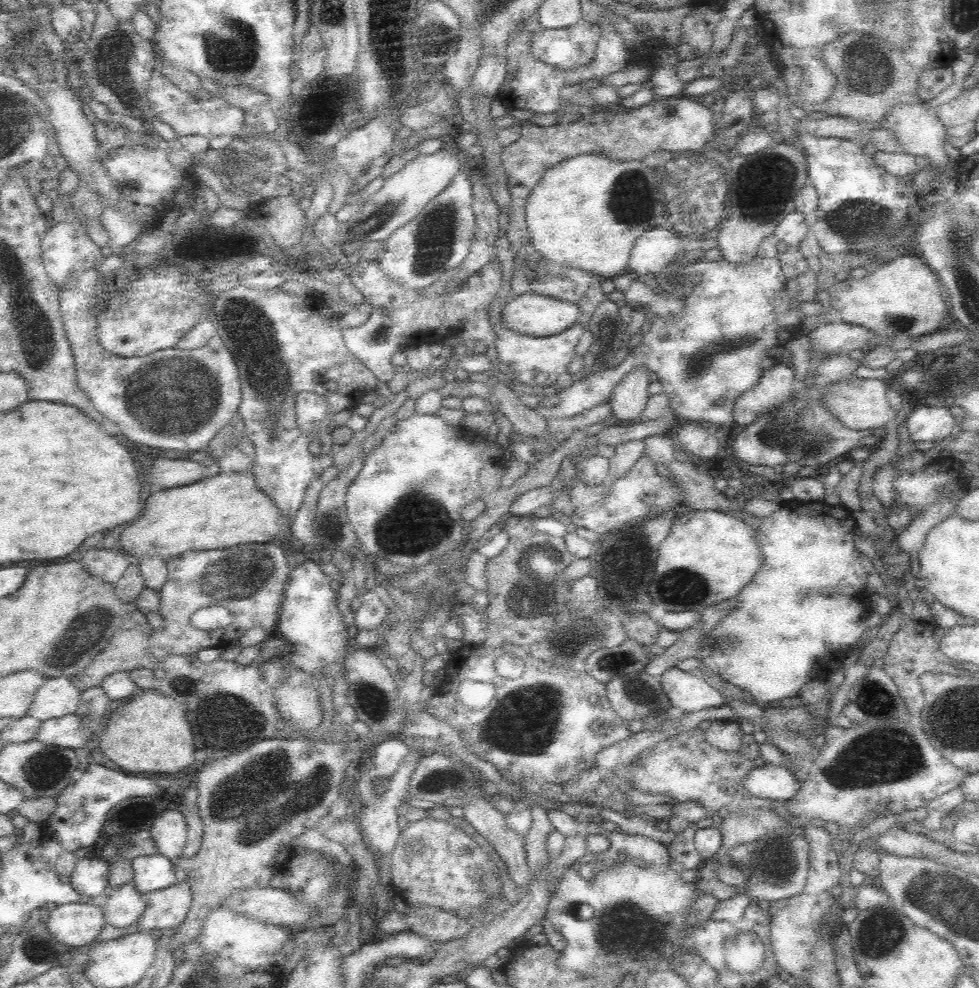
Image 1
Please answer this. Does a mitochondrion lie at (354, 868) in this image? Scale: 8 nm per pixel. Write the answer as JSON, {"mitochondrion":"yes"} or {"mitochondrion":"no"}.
{"mitochondrion":"no"}

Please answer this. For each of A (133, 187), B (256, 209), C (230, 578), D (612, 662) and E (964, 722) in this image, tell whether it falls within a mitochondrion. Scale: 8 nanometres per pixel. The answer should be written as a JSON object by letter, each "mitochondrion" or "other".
{"A":"mitochondrion","B":"other","C":"mitochondrion","D":"mitochondrion","E":"mitochondrion"}

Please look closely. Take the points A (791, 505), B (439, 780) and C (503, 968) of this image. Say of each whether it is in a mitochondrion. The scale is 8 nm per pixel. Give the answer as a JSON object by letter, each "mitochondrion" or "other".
{"A":"other","B":"mitochondrion","C":"other"}

